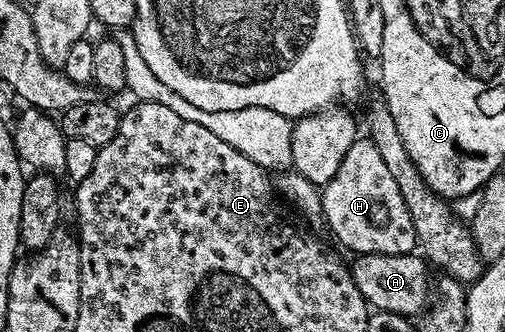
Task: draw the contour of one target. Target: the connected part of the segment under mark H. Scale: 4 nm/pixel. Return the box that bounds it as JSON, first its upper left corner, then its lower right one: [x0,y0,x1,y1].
[320,136,417,255]

